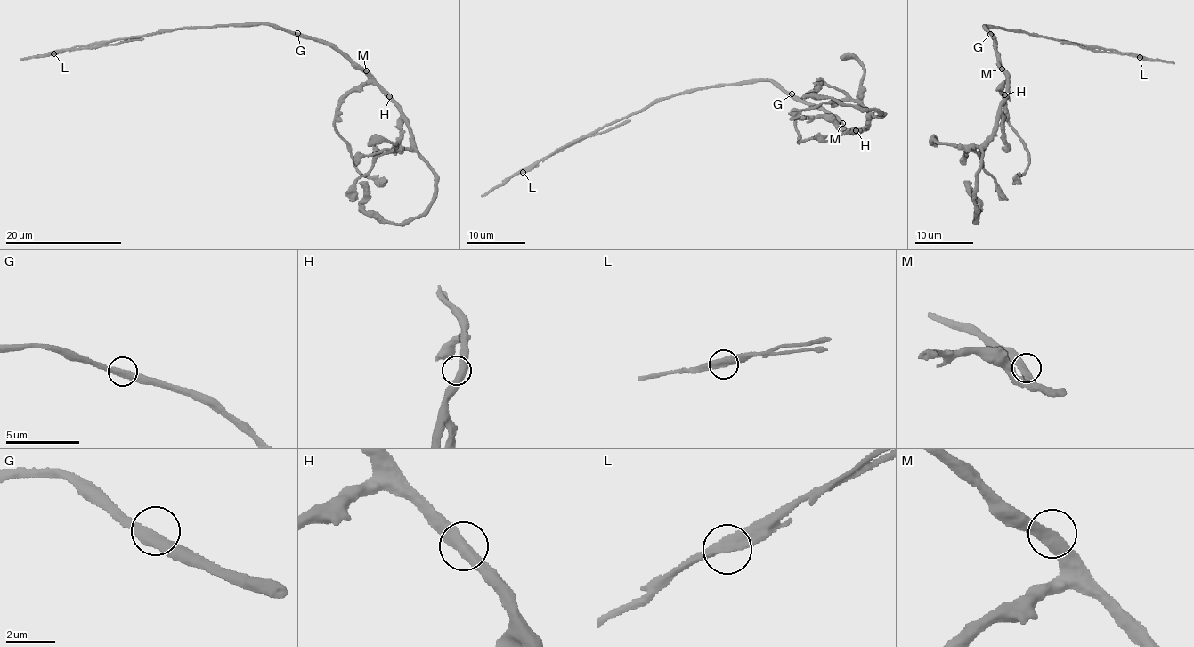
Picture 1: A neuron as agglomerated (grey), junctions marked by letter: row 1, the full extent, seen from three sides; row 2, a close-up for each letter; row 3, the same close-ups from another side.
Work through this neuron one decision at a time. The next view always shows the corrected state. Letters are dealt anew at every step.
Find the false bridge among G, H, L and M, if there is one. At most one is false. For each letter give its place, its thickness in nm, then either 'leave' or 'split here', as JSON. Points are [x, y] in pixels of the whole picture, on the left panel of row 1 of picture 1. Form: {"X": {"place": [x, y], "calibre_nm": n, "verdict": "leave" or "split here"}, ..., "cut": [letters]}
{"G": {"place": [297, 33], "calibre_nm": 420, "verdict": "leave"}, "H": {"place": [389, 96], "calibre_nm": 440, "verdict": "leave"}, "L": {"place": [53, 53], "calibre_nm": 440, "verdict": "split here"}, "M": {"place": [366, 70], "calibre_nm": 440, "verdict": "leave"}, "cut": ["L"]}

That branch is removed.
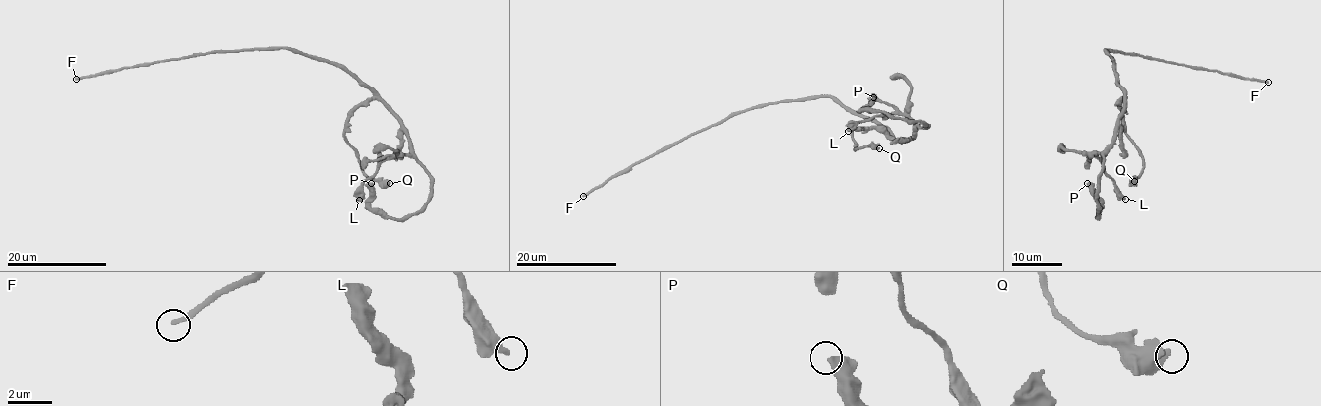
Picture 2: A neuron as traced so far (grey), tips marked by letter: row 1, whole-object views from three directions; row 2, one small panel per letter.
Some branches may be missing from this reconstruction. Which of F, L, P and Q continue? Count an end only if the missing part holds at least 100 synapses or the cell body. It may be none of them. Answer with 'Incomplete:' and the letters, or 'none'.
Incomplete: F

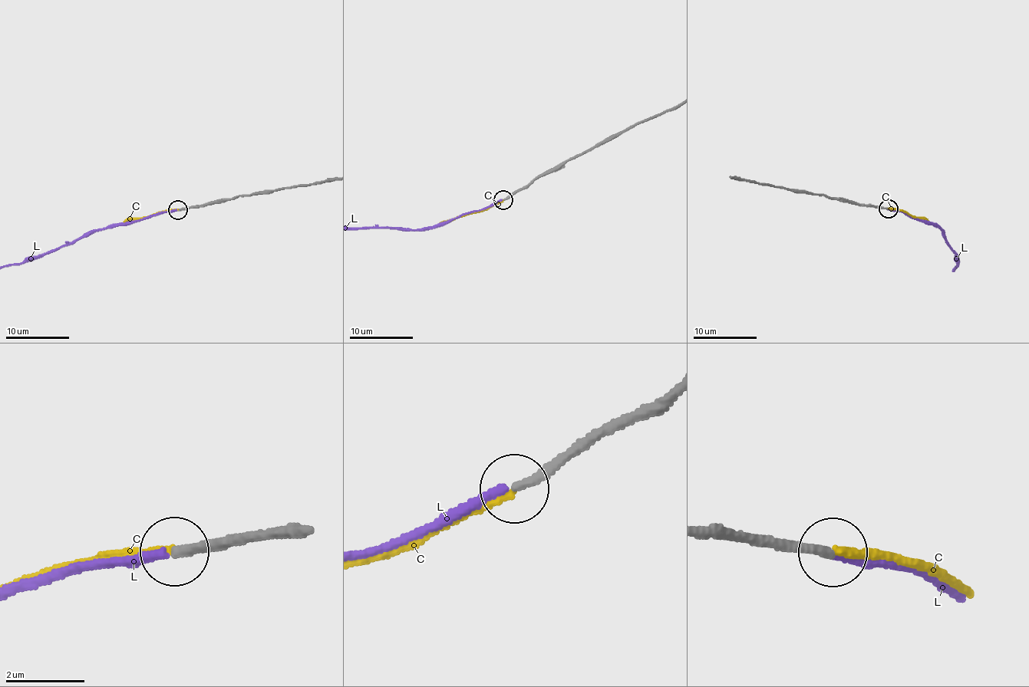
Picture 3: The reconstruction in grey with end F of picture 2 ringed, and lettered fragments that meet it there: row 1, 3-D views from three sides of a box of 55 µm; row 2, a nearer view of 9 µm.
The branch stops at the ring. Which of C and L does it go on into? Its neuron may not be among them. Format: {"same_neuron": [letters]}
{"same_neuron": ["L"]}

